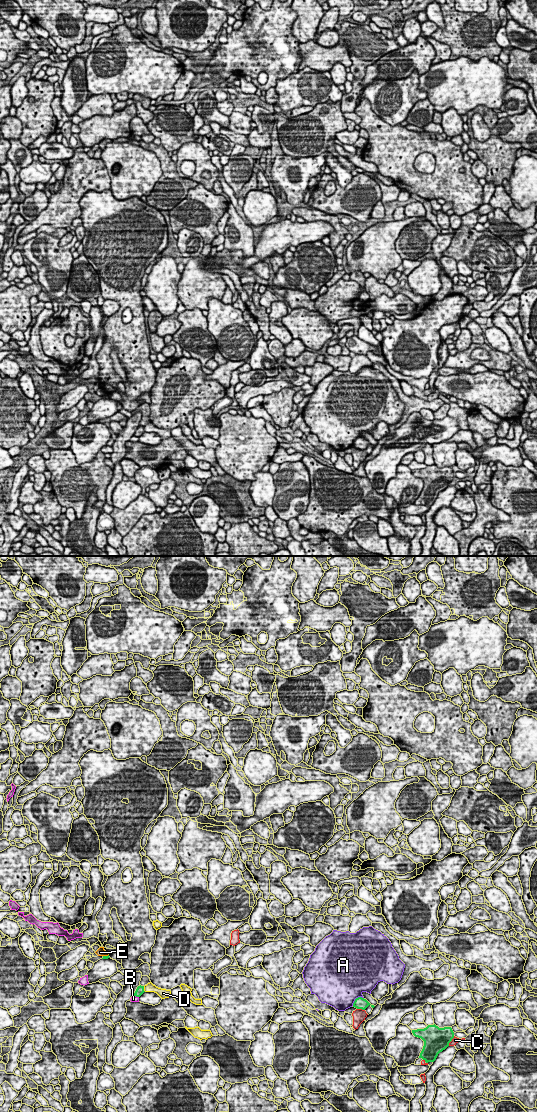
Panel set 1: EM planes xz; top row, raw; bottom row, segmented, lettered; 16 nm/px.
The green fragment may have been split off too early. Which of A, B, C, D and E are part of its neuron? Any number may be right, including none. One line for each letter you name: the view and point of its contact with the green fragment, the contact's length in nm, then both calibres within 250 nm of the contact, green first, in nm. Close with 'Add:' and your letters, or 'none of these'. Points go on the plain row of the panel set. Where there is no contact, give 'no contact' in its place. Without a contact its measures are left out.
Add: none of these

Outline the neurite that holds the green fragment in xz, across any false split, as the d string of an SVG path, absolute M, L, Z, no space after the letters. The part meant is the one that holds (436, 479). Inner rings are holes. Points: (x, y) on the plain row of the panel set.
M435 464L428 465L424 469L412 470L412 473L424 481L419 498L422 498L426 503L434 502L438 494L445 490L454 478L451 467L439 468Z

